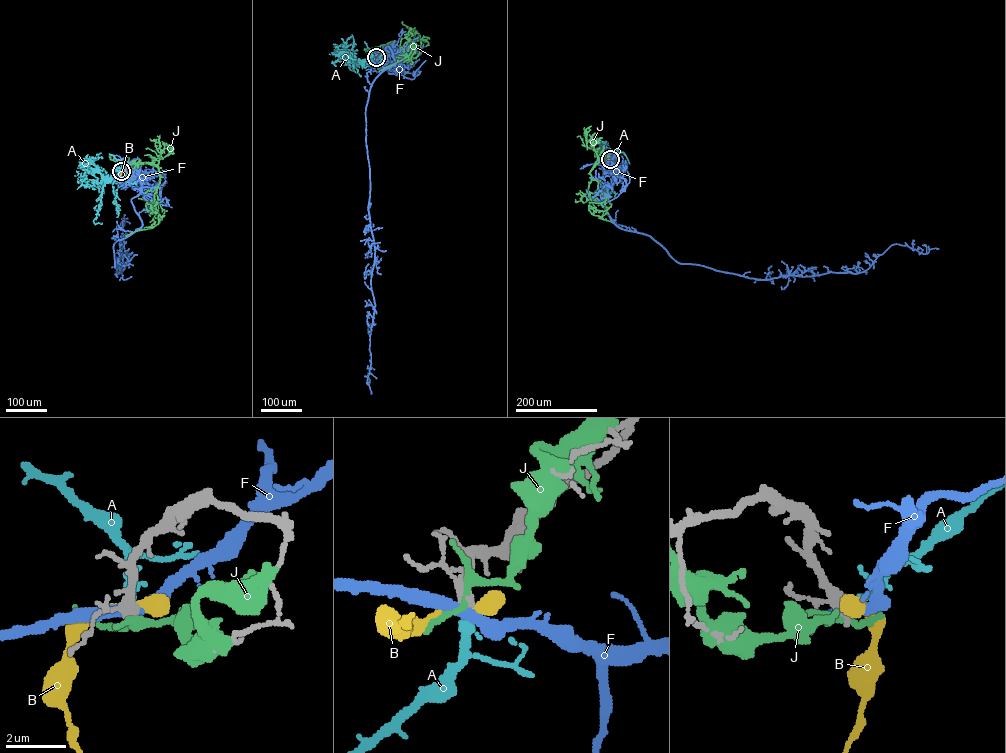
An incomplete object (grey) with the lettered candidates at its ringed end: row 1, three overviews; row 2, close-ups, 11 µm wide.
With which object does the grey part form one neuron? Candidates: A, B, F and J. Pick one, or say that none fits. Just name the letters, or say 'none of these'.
A

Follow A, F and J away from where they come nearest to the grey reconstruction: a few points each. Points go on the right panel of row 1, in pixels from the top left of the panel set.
A: (610, 159), (613, 156), (614, 171), (607, 167), (603, 171), (607, 168), (606, 159), (599, 155)
F: (610, 159), (595, 199), (617, 226), (650, 235), (680, 263), (765, 279), (861, 272), (896, 244), (938, 248)
J: (610, 160), (602, 152), (590, 172), (588, 209), (592, 214), (616, 225)

